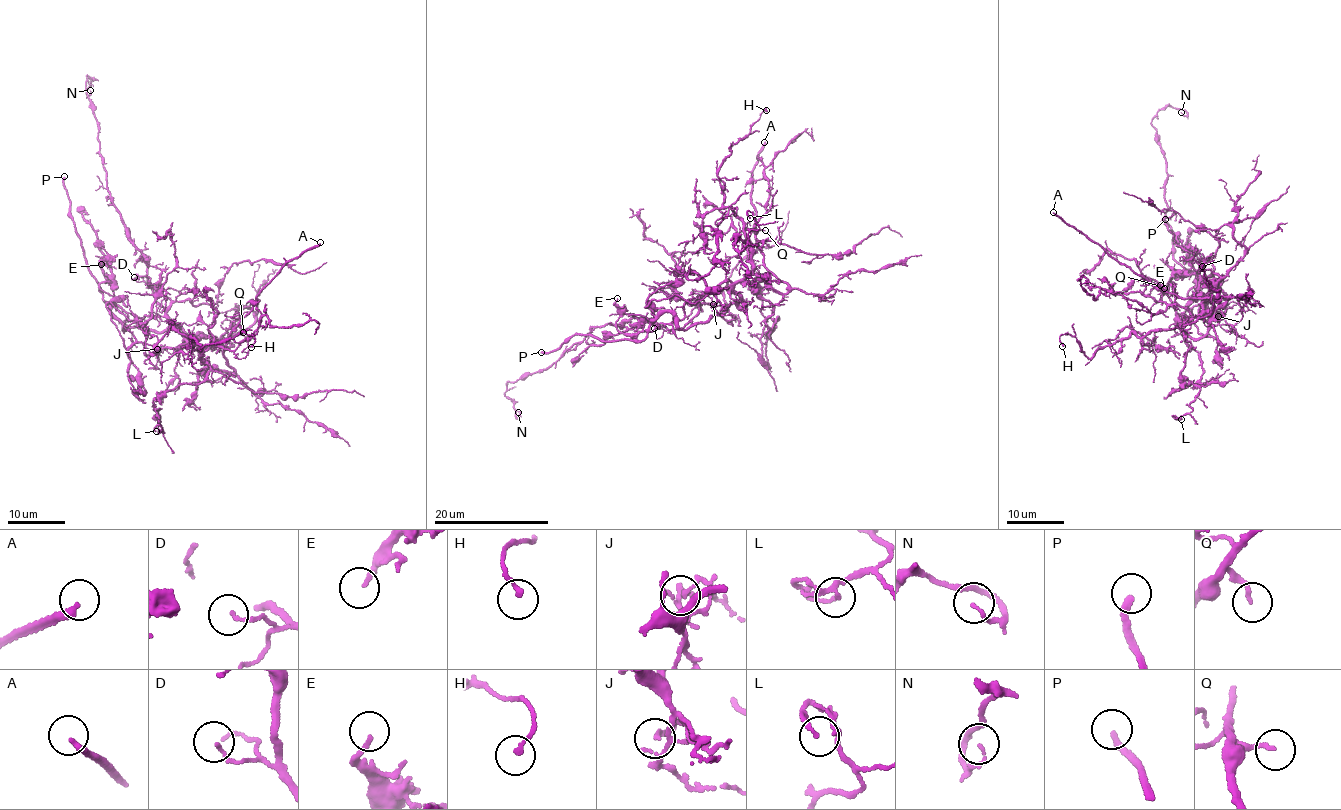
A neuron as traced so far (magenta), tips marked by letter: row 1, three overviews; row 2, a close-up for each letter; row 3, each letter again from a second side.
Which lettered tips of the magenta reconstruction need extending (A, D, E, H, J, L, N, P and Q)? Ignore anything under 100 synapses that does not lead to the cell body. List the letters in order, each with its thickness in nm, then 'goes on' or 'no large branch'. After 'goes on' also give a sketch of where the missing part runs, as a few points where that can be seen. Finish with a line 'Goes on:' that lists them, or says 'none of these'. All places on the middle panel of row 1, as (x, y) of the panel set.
A: 240 nm thick; goes on
D: 120 nm thick; no large branch
E: 150 nm thick; no large branch
H: 160 nm thick; no large branch
J: 130 nm thick; no large branch
L: 120 nm thick; no large branch
N: 100 nm thick; no large branch
P: 240 nm thick; goes on
Q: 160 nm thick; no large branch
Goes on: A, P

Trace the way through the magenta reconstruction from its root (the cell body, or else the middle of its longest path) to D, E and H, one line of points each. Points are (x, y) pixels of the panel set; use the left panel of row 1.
D: (167, 311), (155, 300), (146, 283), (136, 281), (134, 277)
E: (167, 311), (164, 317), (143, 319), (116, 305), (103, 274), (100, 260), (107, 258), (101, 264)
H: (167, 311), (169, 322), (198, 347), (202, 361), (191, 337), (202, 347), (243, 332), (254, 337), (251, 347)

